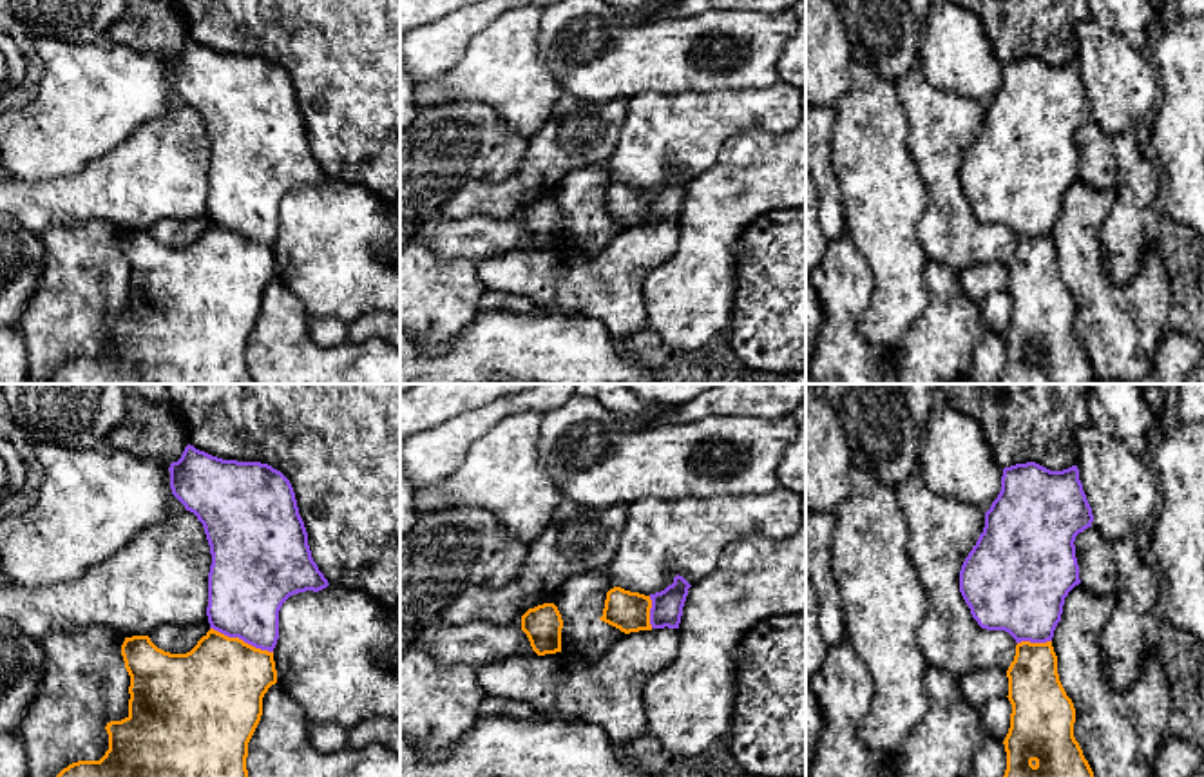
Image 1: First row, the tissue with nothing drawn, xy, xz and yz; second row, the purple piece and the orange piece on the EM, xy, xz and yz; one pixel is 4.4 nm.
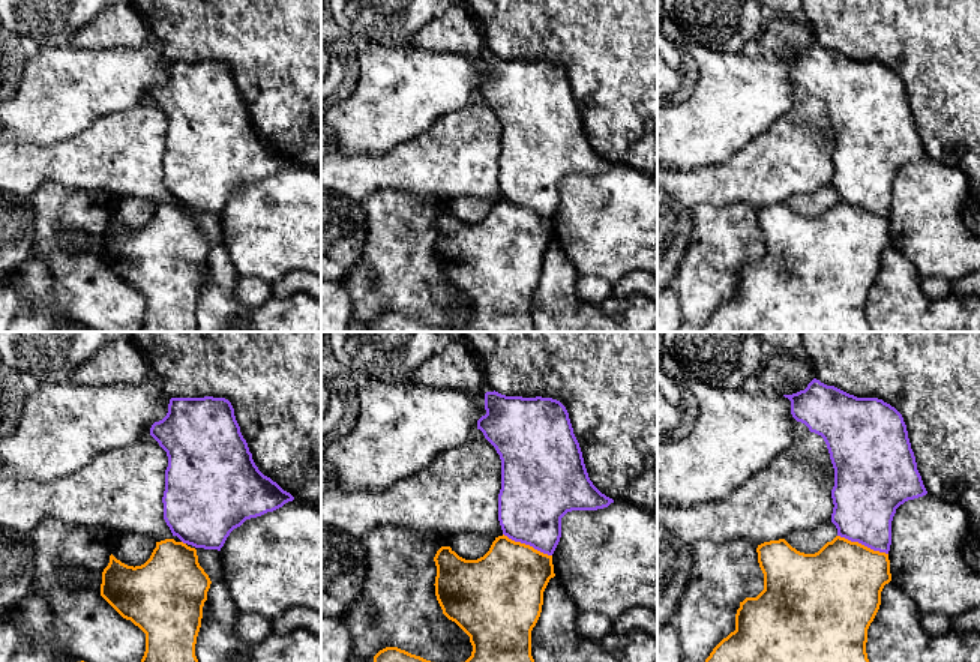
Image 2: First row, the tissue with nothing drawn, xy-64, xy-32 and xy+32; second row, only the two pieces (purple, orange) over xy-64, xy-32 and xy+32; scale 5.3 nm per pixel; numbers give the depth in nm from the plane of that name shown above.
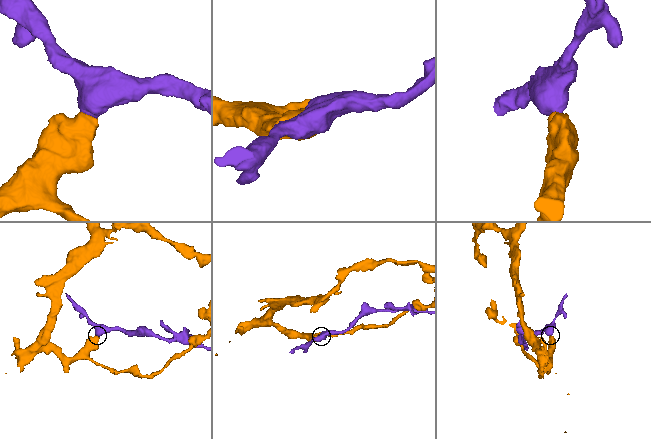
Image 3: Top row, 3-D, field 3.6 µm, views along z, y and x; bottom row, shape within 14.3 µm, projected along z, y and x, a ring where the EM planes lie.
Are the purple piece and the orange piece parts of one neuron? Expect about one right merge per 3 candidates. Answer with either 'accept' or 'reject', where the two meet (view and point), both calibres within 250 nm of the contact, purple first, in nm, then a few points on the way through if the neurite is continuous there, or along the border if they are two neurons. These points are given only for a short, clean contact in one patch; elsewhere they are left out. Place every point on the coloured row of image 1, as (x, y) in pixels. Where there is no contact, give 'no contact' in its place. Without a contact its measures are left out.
reject | xy (241, 638) | 360/400 nm | along xy (210, 627), (272, 652)

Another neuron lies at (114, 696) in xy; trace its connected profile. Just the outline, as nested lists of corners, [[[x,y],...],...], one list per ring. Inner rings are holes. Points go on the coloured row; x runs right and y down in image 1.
[[[103,627],[53,630],[40,639],[42,681],[14,730],[25,746],[29,777],[56,777],[72,763],[105,755],[105,726],[129,717],[123,641]]]

